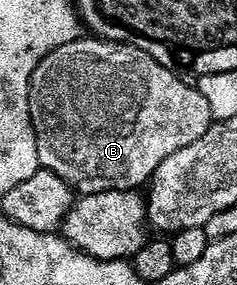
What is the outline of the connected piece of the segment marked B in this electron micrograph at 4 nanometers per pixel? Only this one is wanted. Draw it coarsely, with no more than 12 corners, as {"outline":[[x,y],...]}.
{"outline":[[139,47],[50,48],[27,112],[40,168],[137,191],[215,124]]}

